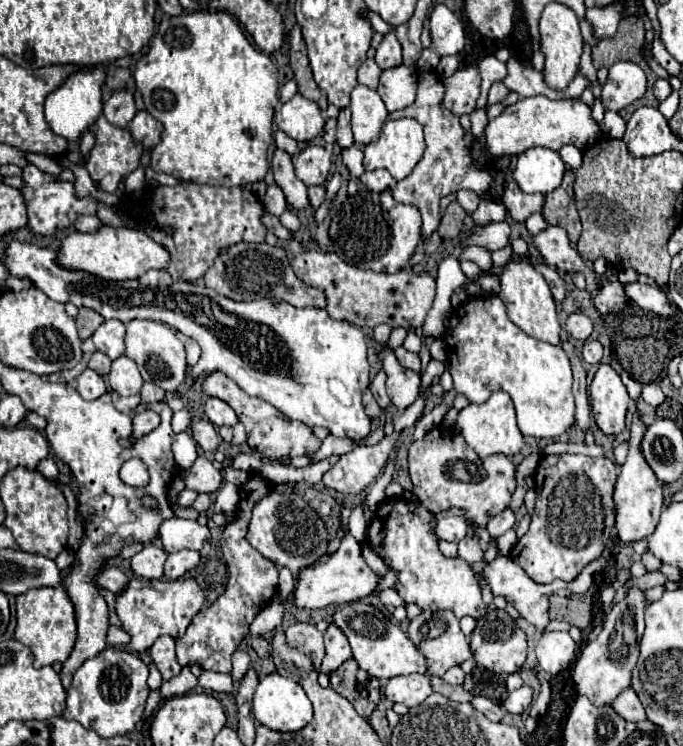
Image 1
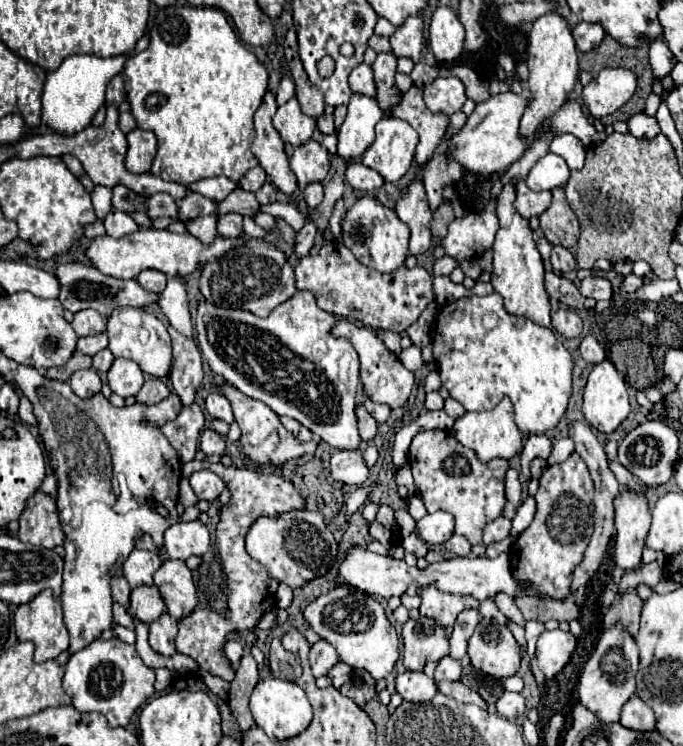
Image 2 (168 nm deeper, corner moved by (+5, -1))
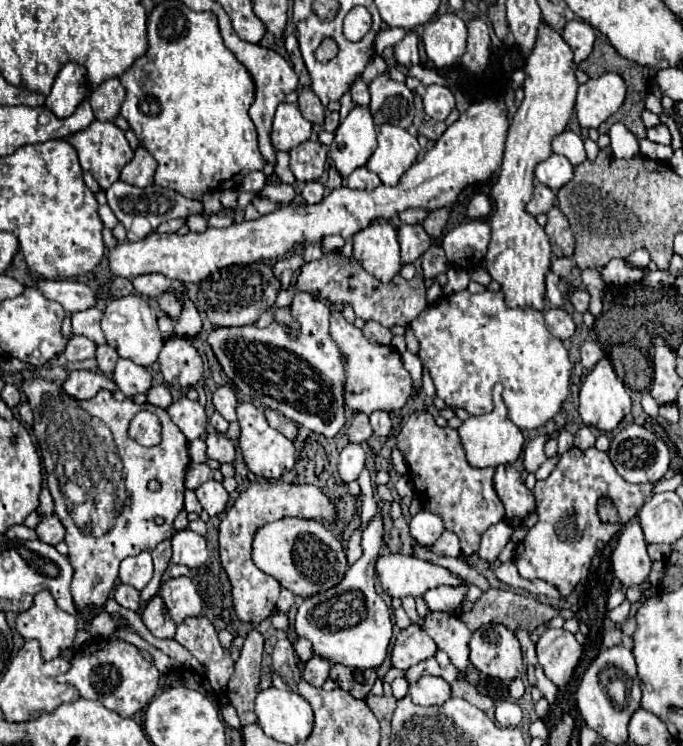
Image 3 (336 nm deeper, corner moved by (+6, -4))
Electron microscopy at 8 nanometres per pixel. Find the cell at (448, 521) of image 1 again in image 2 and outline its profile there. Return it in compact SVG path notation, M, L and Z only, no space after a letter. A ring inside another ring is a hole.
M439 510L417 522L417 534L427 544L445 544L453 534L453 516Z

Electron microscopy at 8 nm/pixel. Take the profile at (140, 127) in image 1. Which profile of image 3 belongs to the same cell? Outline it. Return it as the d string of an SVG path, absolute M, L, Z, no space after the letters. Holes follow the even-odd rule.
M140 145L134 151L134 159L122 169L122 181L136 185L136 187L146 187L154 183L154 171L156 171L158 163L156 159Z

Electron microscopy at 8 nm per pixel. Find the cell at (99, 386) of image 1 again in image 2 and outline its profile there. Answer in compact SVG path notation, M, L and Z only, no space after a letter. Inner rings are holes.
M93 368L77 370L69 378L69 386L79 398L91 398L93 394L101 392L101 378Z

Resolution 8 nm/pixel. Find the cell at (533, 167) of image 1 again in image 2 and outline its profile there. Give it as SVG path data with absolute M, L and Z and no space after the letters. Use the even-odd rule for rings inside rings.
M549 152L531 168L527 176L527 186L531 190L553 190L557 186L565 186L567 180L569 180L567 162L561 156Z

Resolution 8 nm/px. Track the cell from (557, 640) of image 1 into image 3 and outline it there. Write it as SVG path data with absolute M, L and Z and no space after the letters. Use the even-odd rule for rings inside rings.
M546 629L536 643L536 655L546 677L554 685L564 687L572 679L572 671L582 655L582 645L564 629Z

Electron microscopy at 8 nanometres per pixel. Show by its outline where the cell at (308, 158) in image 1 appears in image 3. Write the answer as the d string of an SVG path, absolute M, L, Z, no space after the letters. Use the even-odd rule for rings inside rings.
M304 141L296 149L290 151L290 169L298 183L316 181L322 177L326 167L328 147L320 141Z

